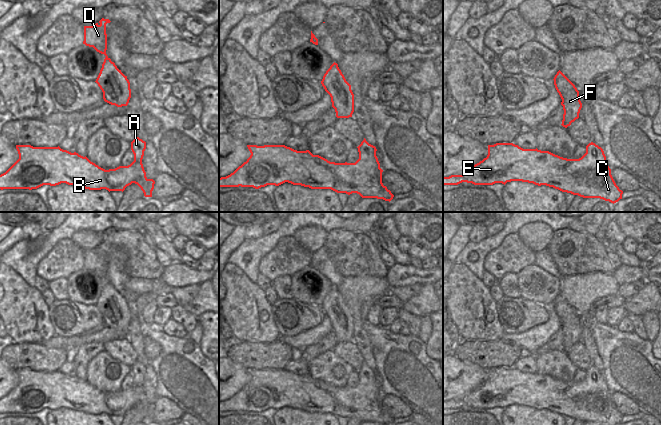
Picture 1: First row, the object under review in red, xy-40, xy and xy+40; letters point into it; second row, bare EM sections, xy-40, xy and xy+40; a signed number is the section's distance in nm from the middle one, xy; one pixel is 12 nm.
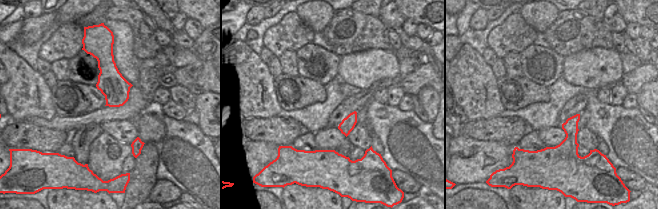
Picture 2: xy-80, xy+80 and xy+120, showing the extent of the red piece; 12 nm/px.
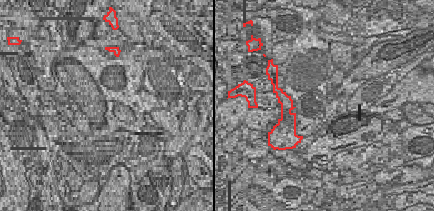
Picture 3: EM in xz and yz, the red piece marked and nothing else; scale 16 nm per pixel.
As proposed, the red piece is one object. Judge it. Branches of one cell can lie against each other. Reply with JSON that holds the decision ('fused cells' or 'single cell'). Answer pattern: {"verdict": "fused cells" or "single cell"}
{"verdict": "single cell"}

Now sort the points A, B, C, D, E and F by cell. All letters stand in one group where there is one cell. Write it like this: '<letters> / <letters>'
A B C D E F

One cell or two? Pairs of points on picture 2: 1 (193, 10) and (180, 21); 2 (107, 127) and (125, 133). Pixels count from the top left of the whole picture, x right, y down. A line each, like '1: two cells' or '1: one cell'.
1: two cells
2: one cell

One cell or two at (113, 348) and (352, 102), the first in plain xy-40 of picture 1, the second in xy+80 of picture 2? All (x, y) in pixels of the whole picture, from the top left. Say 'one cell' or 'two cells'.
two cells

